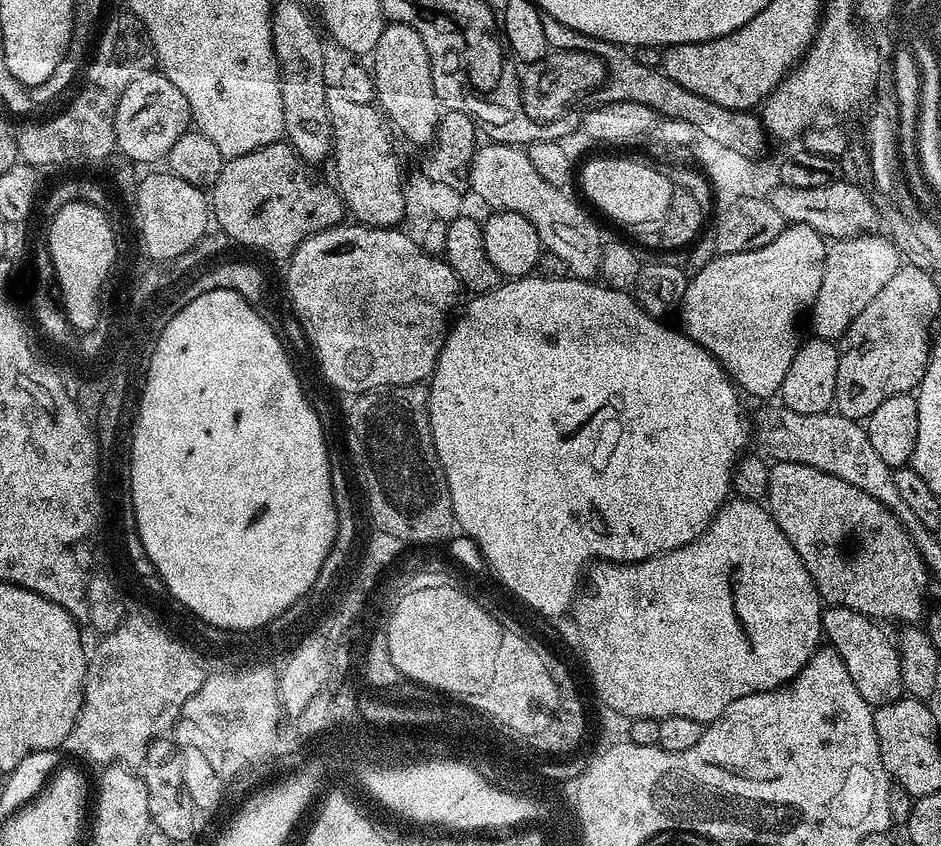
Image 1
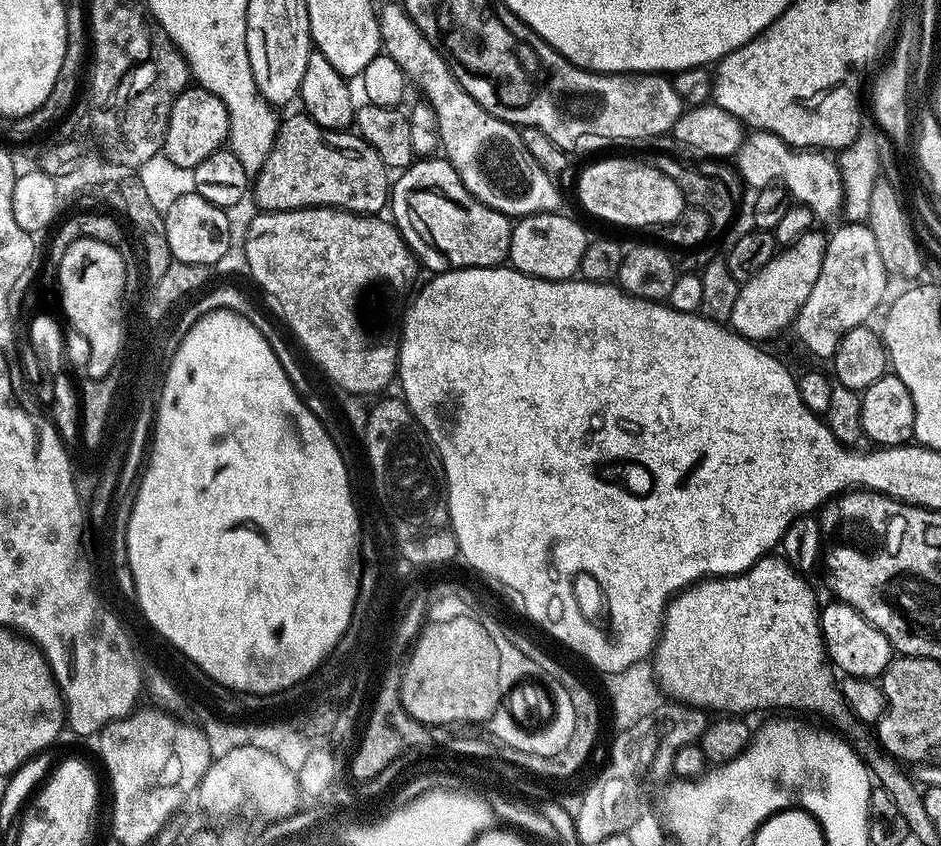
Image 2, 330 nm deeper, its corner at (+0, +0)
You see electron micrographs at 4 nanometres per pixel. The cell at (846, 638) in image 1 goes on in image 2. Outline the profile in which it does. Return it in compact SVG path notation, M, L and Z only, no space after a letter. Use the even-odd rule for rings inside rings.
M839 602L831 603L825 603L820 609L820 629L829 660L841 673L844 671L843 675L848 678L876 680L883 677L884 671L894 659L894 649L886 634L882 634L878 626L862 618L862 614L854 610L854 606Z

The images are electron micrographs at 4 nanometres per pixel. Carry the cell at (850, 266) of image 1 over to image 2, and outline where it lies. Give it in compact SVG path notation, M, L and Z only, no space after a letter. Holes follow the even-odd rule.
M841 223L841 228L836 228L828 236L826 258L822 258L822 270L814 282L814 290L810 290L810 298L802 306L794 321L794 333L816 356L831 358L838 350L838 342L847 332L861 327L872 316L872 311L883 305L884 291L888 288L890 274L882 262L878 245L874 243L874 234L868 229L867 223L850 224Z

